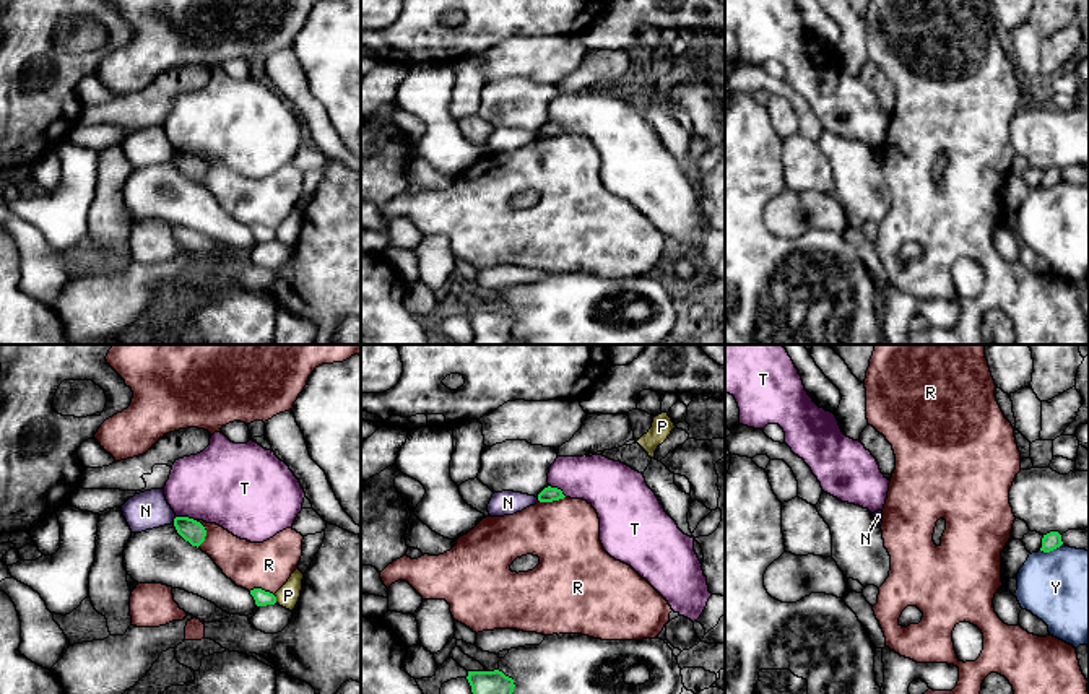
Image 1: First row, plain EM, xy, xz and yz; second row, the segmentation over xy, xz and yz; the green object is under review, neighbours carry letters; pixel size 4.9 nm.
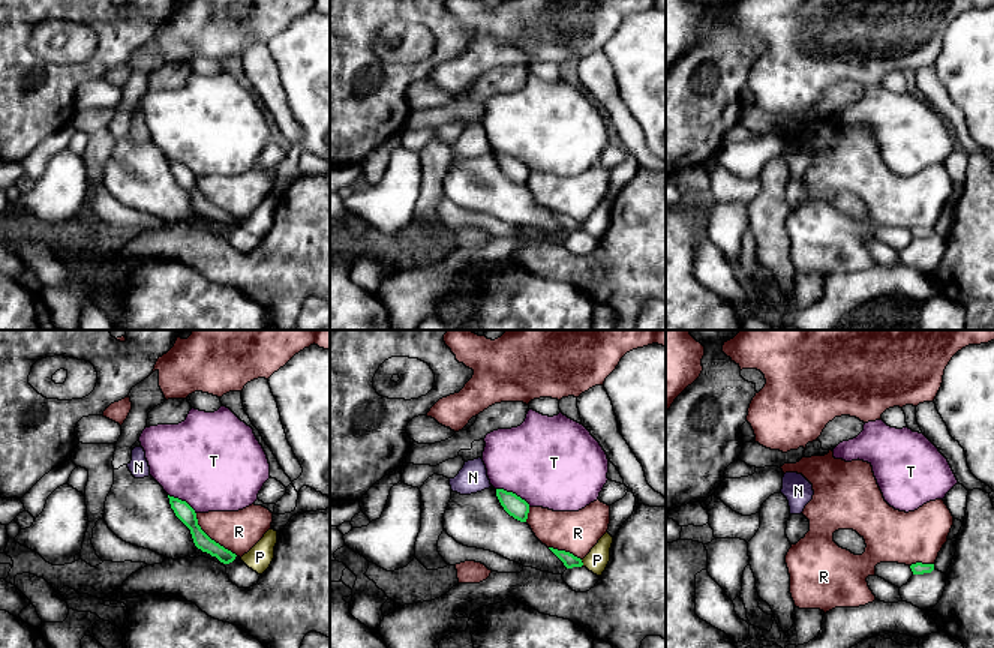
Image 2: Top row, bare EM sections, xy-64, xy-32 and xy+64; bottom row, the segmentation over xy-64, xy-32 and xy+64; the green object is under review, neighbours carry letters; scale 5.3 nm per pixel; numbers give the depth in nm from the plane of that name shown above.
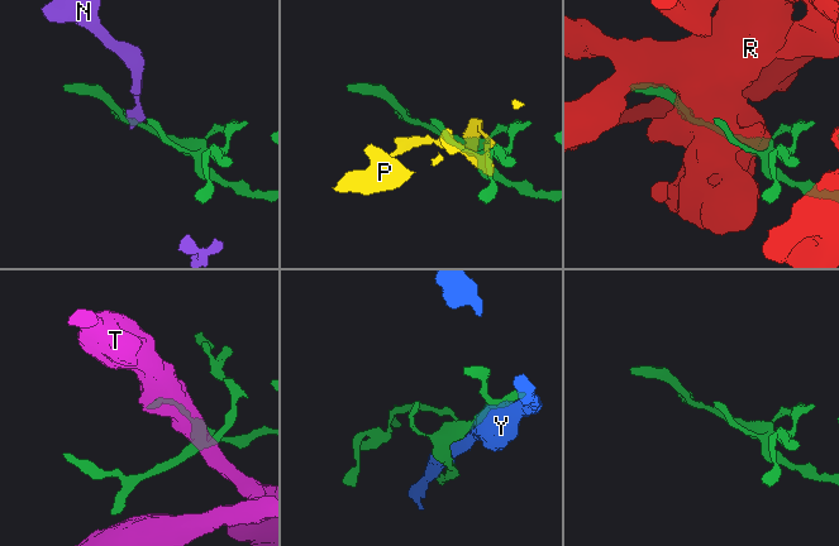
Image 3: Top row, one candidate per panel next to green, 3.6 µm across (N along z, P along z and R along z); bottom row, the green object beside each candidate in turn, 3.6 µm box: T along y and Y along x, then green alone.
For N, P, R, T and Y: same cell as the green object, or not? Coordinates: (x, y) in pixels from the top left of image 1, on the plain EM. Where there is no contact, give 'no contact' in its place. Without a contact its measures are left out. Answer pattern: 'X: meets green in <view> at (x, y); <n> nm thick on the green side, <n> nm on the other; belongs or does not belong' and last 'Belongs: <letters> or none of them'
N: meets green in xy at (174, 156); 110 nm thick on the green side, 190 nm on the other; does not belong
P: meets green in xy at (275, 234); 80 nm thick on the green side, 110 nm on the other; does not belong
R: meets green in xy at (205, 169); 110 nm thick on the green side, 220 nm on the other; does not belong
T: meets green in xy at (186, 153); 110 nm thick on the green side, 400 nm on the other; does not belong
Y: meets green in yz at (1050, 186); 90 nm thick on the green side, 420 nm on the other; does not belong
Belongs: none of them

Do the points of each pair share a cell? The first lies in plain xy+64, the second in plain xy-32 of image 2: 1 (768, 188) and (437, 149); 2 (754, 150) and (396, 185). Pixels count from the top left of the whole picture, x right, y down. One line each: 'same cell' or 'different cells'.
1: same cell
2: same cell

